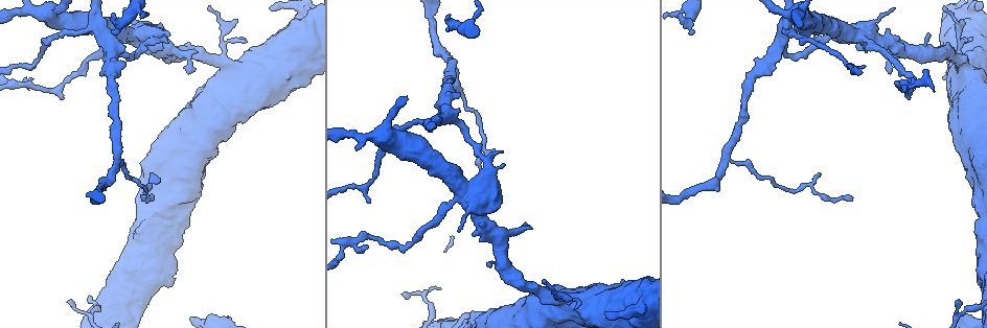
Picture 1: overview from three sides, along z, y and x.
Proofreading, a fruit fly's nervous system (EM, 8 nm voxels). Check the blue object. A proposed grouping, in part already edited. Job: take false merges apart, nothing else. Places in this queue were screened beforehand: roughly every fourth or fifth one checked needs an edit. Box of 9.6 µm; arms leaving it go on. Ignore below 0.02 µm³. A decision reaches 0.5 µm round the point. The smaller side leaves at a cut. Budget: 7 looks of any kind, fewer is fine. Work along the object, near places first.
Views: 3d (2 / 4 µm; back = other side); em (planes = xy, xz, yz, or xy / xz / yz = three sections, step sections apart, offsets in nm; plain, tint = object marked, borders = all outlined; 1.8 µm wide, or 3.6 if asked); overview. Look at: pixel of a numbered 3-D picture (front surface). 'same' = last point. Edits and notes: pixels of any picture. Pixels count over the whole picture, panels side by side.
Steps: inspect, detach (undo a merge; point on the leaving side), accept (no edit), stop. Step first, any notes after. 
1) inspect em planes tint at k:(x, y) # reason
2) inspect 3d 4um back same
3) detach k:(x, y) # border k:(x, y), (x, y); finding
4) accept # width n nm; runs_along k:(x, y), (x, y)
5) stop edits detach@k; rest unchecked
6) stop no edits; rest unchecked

inspect em planes plain at 1:(125, 19) # sudden change in width

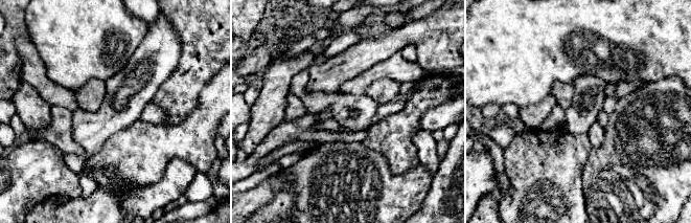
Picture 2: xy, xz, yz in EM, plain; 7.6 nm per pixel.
inspect em planes tint same # with the object marked

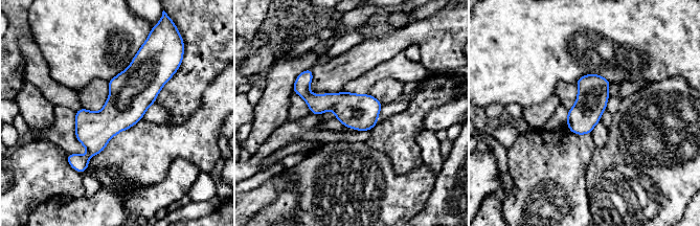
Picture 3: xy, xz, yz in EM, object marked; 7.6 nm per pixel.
accept # runs_along 3:(150, 58), (85, 164); continuous, no second neuron

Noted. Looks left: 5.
inspect 3d 4um at 1:(133, 37) # thin arm on a thick one

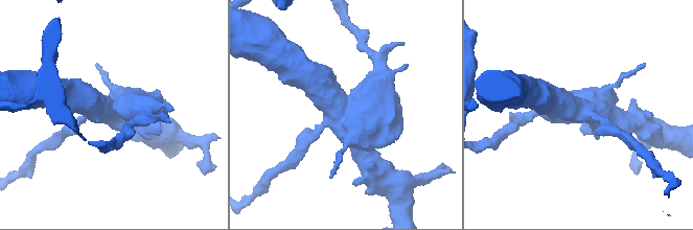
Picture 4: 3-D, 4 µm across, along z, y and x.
inspect em 3.6um planes plain at 4:(587, 110) # shape alone is not enough

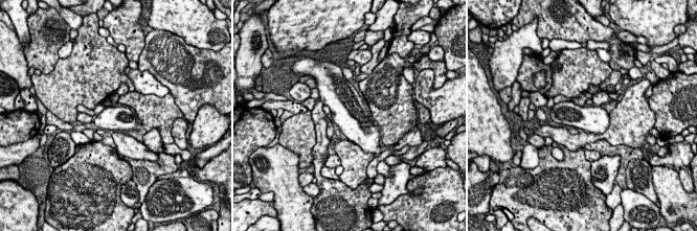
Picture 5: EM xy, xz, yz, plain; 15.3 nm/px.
inspect em 3.6um planes tint same # where the object lies

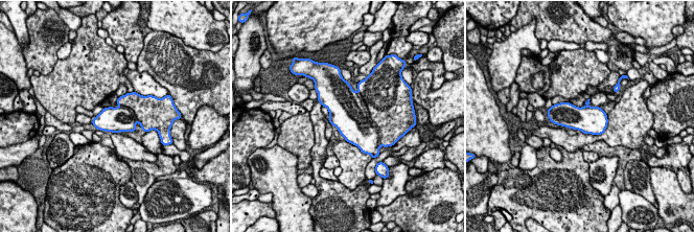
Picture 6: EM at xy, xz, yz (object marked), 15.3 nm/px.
detach 6:(386, 116) # border 6:(366, 109), (379, 136); a second neuron is stuck on

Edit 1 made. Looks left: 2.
stop edits detach@6; rest unchecked

